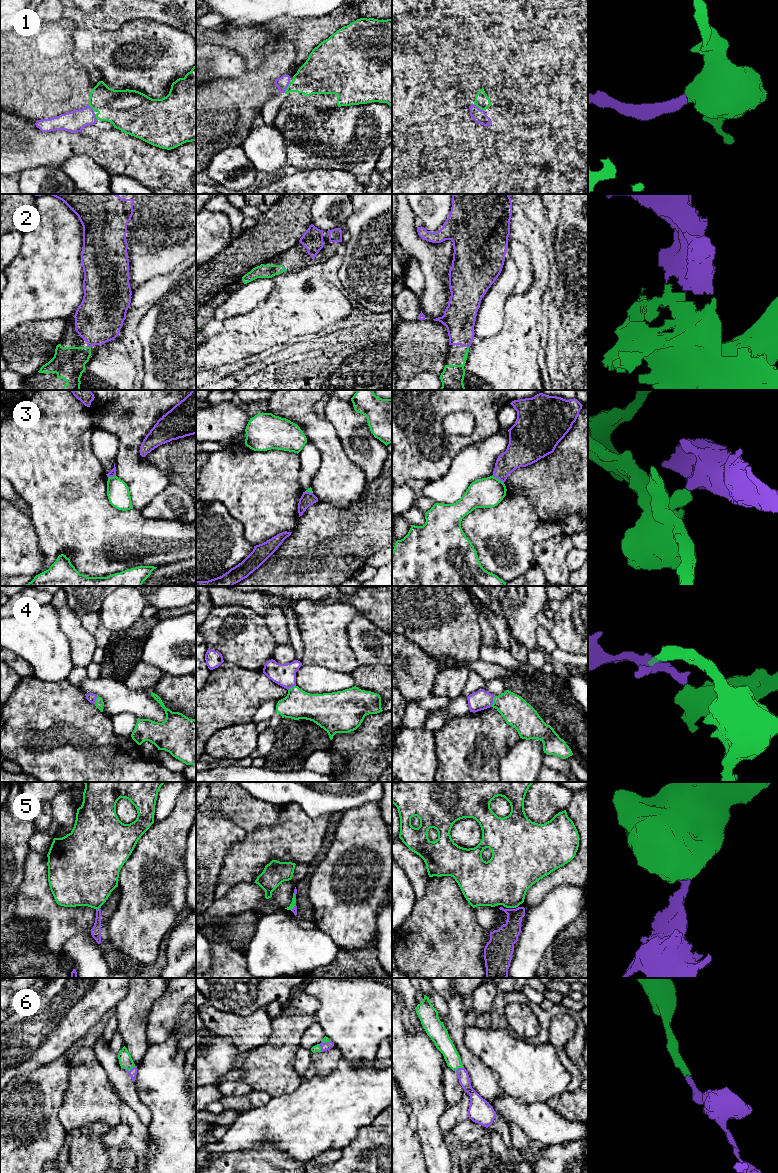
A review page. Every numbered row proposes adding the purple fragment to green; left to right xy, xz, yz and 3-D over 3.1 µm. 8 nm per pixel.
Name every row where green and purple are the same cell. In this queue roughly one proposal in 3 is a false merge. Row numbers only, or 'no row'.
1, 2, 4, 6

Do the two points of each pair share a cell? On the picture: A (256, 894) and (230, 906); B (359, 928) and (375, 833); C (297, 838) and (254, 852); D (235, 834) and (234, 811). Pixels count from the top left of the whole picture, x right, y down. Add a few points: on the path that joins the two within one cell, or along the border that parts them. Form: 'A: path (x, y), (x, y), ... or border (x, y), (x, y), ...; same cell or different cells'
A: path (250, 896), (244, 896), (236, 901); same cell
B: path (335, 900), (329, 890), (330, 865), (347, 847); same cell
C: path (286, 841), (265, 844); same cell
D: border (213, 815), (228, 818), (247, 832); different cells

